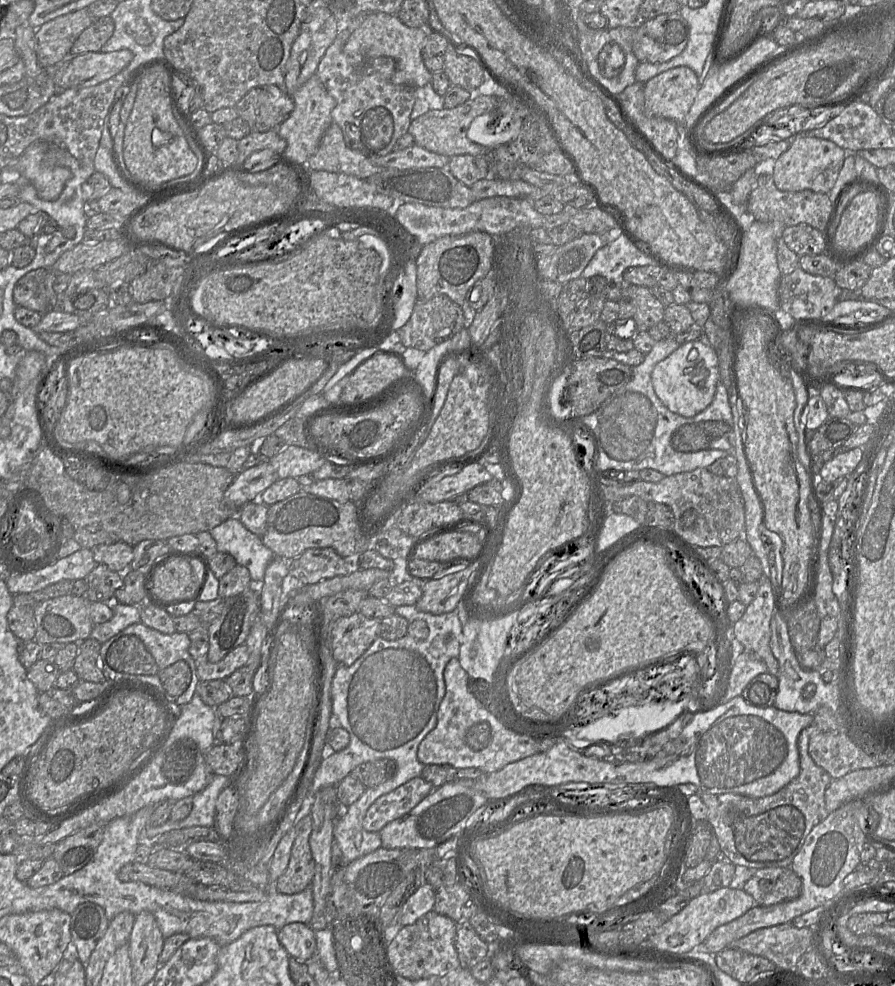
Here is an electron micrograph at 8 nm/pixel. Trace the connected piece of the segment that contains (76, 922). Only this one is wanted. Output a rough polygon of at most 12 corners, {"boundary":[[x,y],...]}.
{"boundary":[[91,902],[70,915],[71,951],[86,965],[109,920]]}

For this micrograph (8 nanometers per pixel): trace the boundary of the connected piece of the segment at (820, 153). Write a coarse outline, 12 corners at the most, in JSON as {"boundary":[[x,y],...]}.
{"boundary":[[800,133],[776,159],[781,191],[829,193],[846,151]]}

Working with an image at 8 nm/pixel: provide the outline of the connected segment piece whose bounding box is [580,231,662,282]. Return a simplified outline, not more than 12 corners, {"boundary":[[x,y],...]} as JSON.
{"boundary":[[623,231],[581,273],[623,282],[629,267],[658,265]]}

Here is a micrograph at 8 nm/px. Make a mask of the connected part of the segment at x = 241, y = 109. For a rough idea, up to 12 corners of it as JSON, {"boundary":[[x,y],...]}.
{"boundary":[[284,87],[251,89],[235,109],[251,131],[277,129],[294,105]]}

